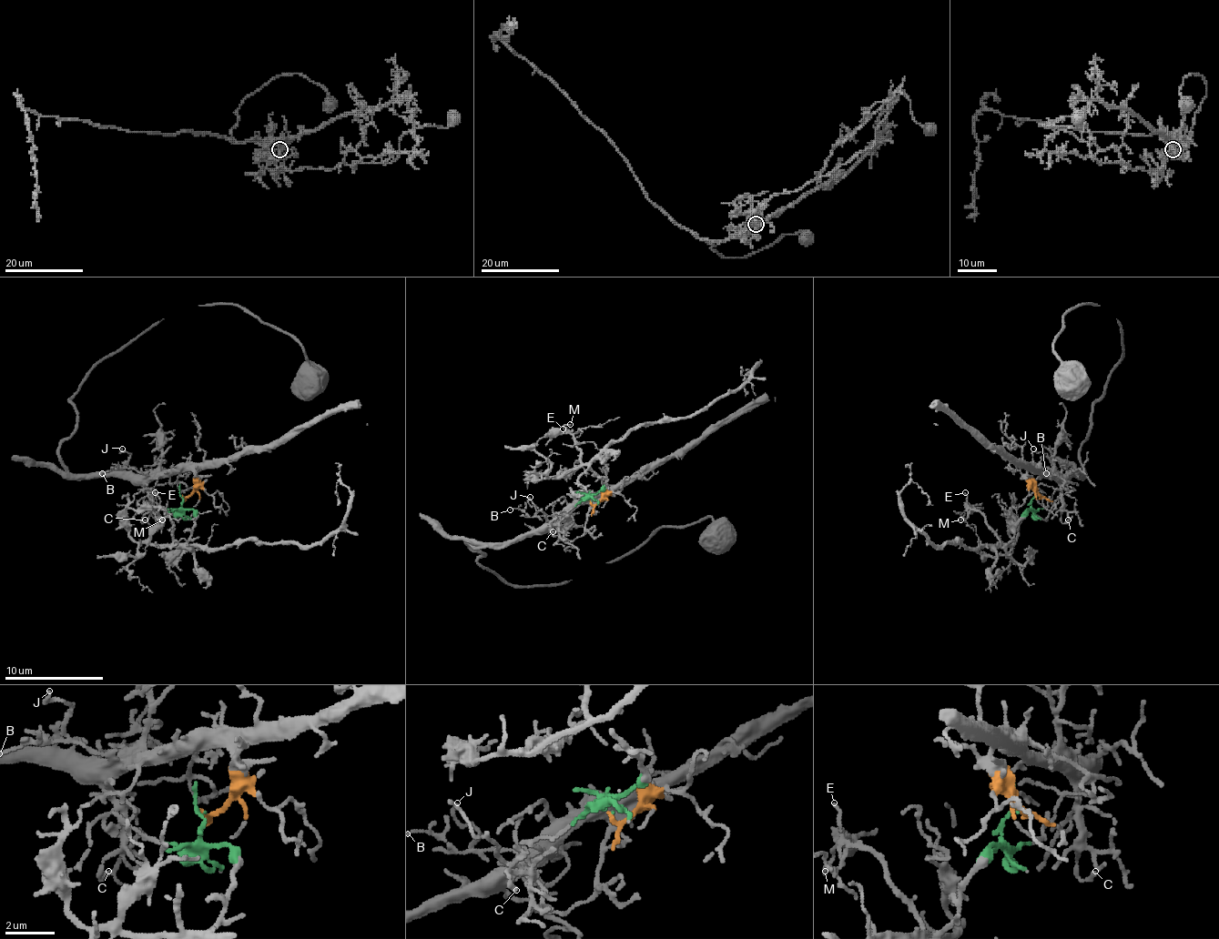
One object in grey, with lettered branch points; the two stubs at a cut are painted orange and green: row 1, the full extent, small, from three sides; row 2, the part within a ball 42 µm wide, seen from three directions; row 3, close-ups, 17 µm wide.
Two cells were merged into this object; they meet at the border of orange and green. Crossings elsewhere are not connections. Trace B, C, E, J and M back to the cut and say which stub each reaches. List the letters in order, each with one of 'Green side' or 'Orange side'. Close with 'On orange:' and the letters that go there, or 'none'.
B: Orange side
C: Orange side
E: Green side
J: Orange side
M: Green side
On orange: B, C, J

